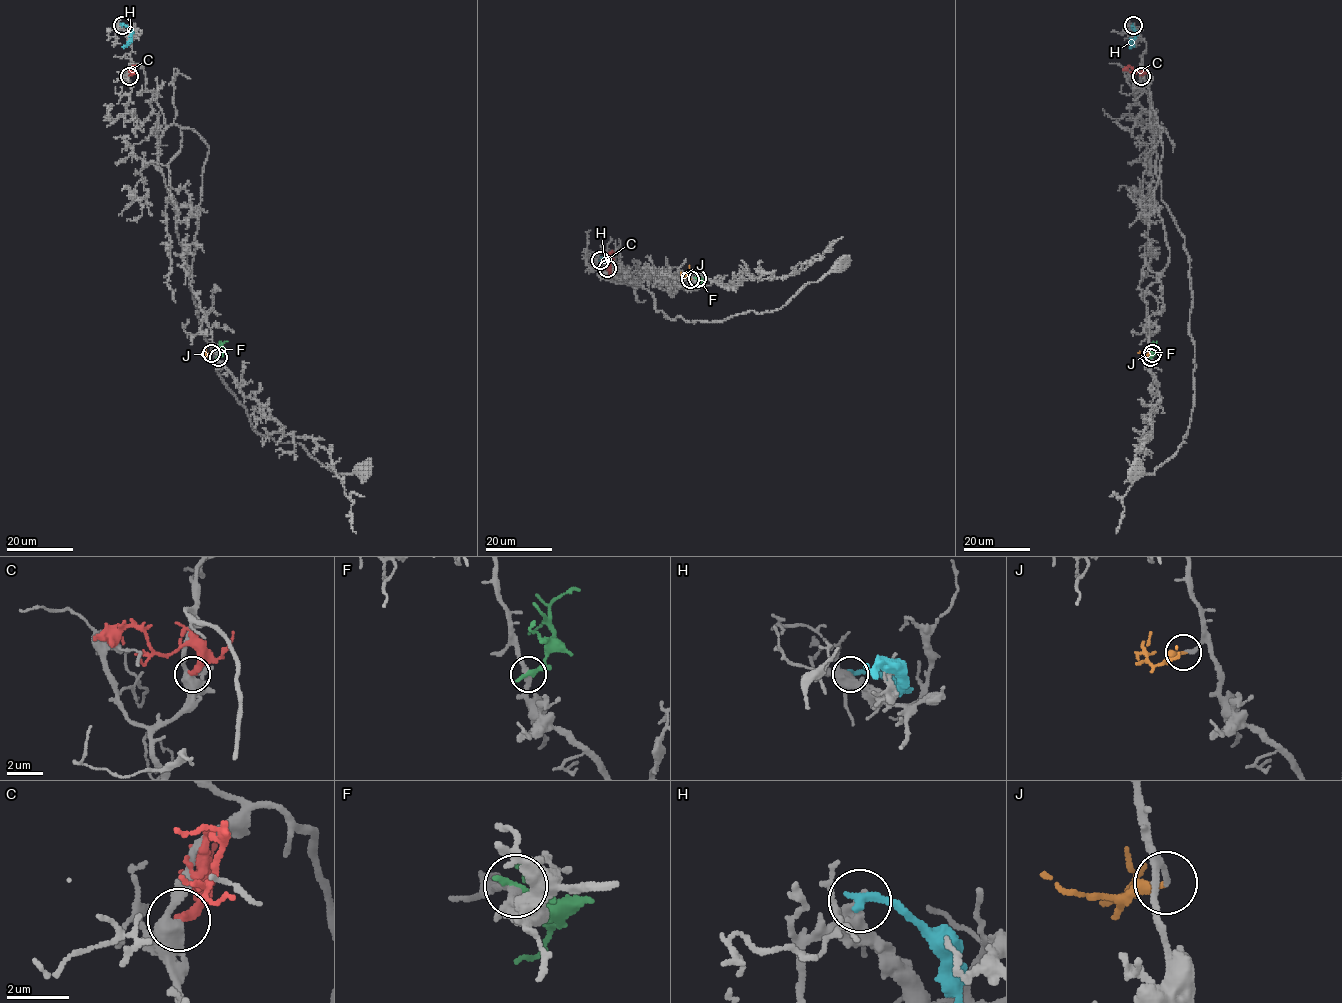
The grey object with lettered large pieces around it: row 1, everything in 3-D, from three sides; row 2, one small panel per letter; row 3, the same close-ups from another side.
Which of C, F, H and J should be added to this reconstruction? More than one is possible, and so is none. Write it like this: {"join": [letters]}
{"join": ["J"]}

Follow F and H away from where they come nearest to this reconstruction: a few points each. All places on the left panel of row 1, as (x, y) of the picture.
F: (218, 356), (223, 344), (228, 341)
H: (121, 24), (129, 29), (131, 39), (123, 47)

